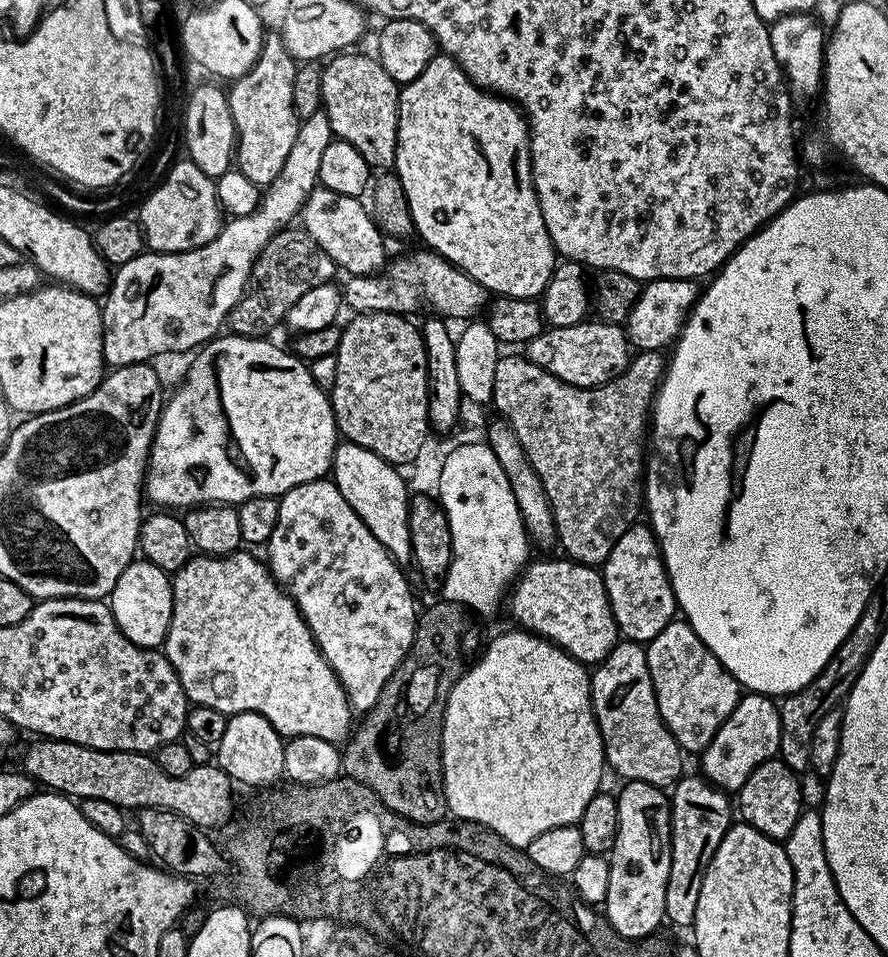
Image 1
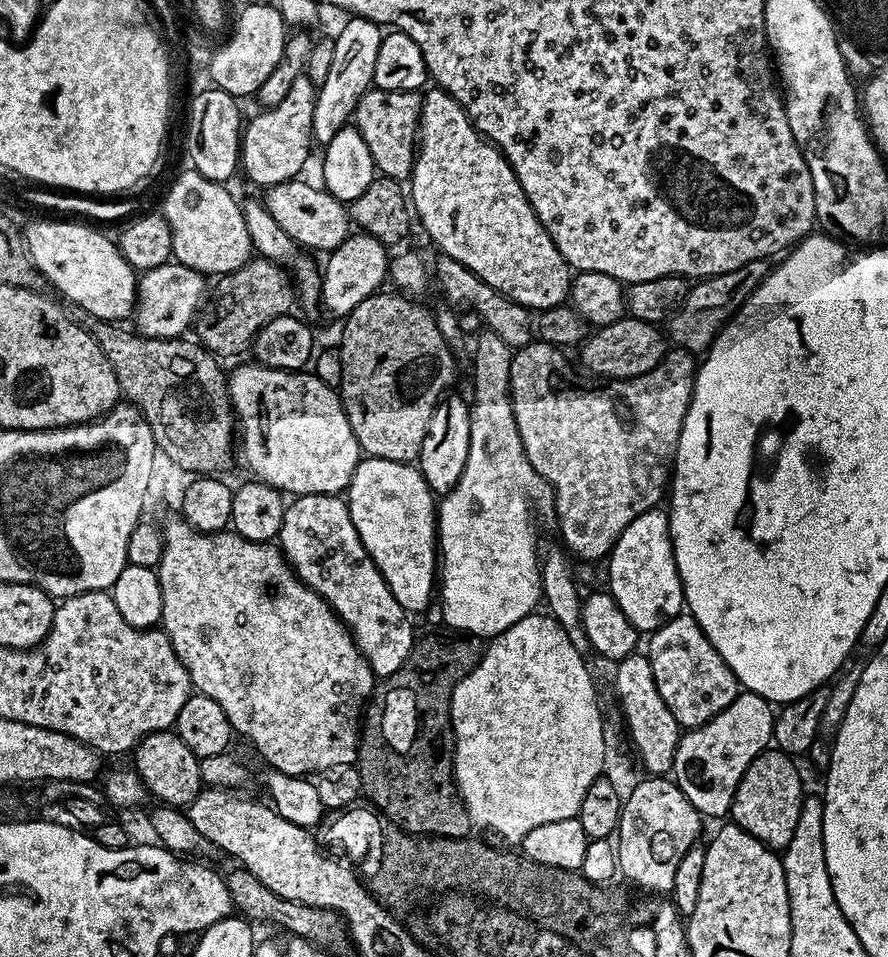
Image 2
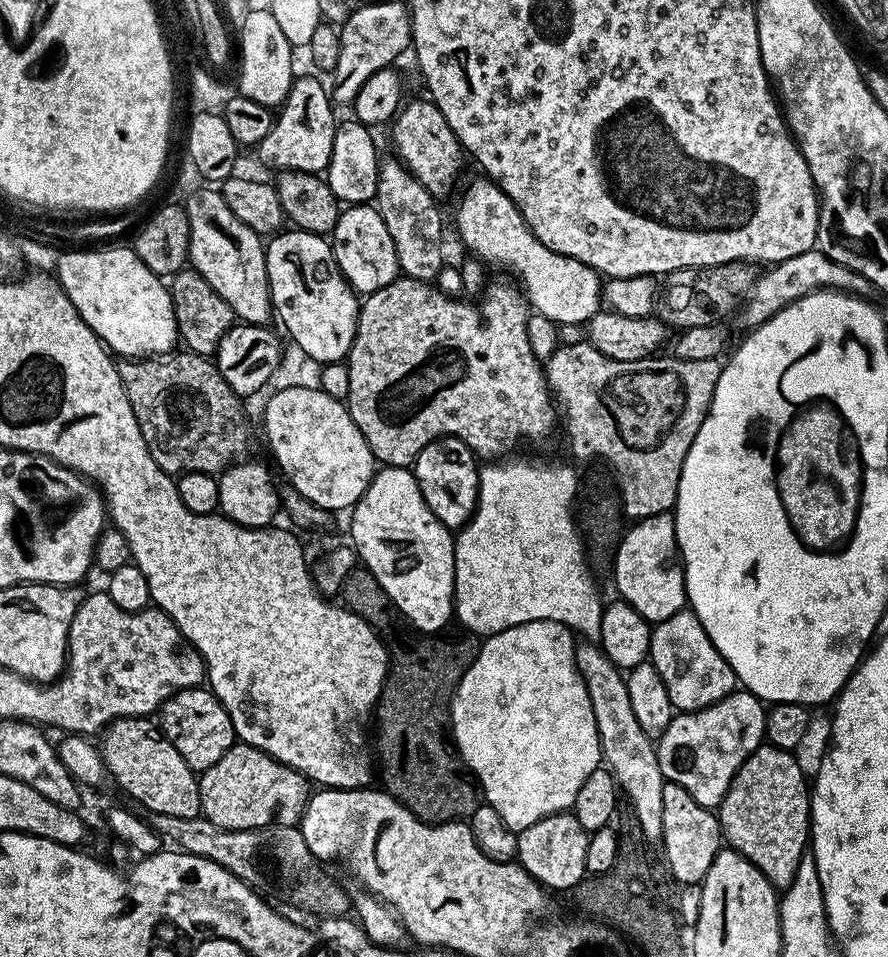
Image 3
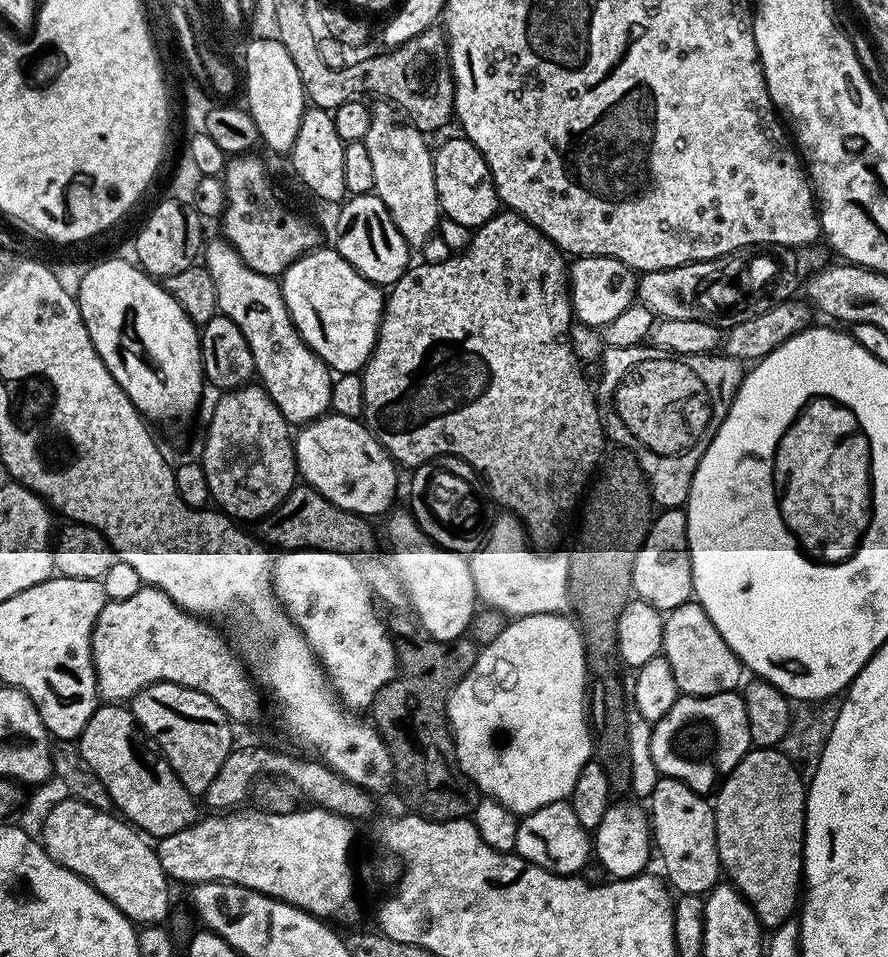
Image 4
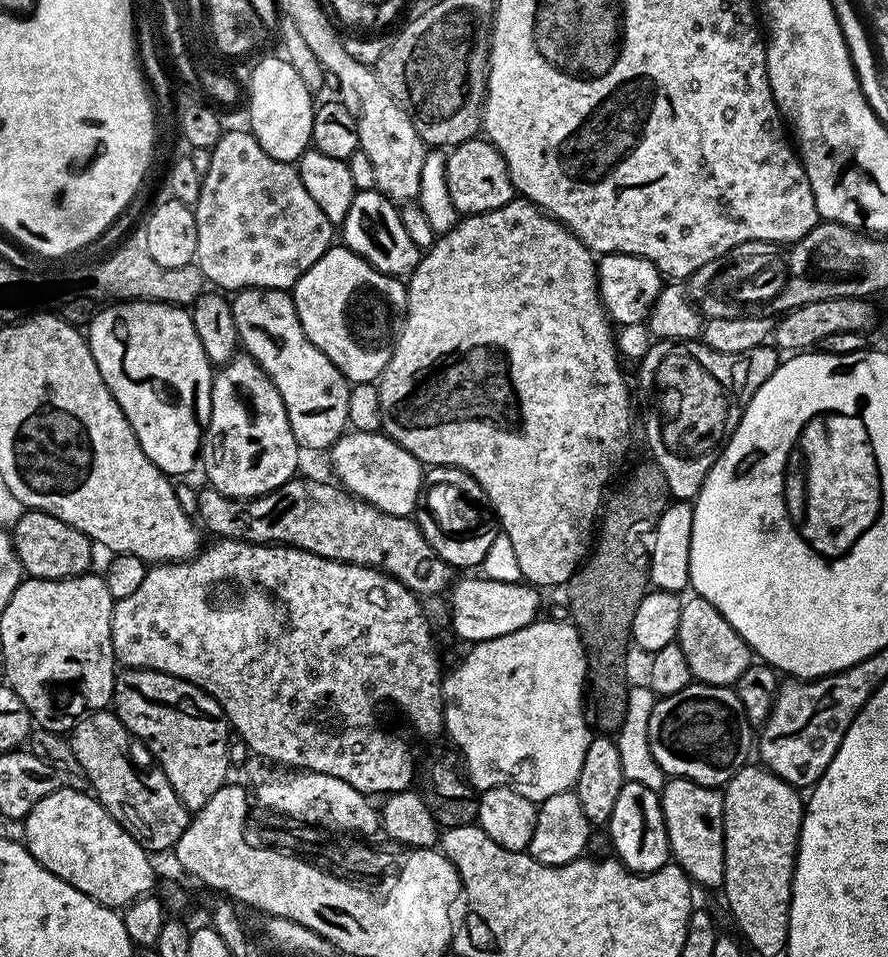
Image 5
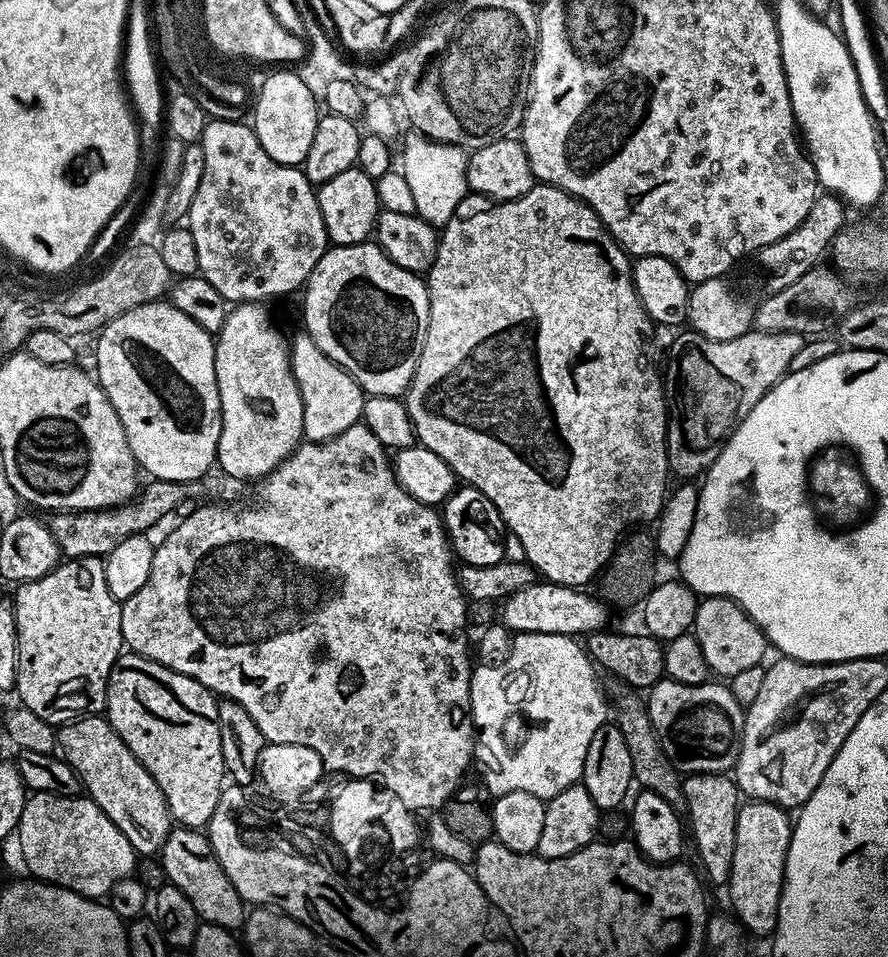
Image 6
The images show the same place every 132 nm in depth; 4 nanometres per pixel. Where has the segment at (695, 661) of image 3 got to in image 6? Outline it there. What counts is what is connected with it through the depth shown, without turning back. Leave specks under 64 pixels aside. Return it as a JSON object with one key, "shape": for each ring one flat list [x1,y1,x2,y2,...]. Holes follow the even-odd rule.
{"shape":[[705,596,696,605,694,635,706,662,713,673,720,678,730,678,741,670,750,670,750,666,764,664,764,655,770,652,770,645,764,631,753,622,739,604,725,596]]}

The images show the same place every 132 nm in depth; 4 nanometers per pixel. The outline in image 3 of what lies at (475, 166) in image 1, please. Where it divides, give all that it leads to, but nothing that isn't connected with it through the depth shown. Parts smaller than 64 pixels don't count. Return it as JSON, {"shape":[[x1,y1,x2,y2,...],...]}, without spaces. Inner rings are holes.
{"shape":[[479,179,469,182,456,208,456,228,460,231,461,242,472,248,471,255,485,265,508,267,522,285,529,305,535,311,537,308,546,319,553,320,553,325,587,325,588,319,602,308,600,273,574,258,542,246,542,242,538,242,538,238,528,228,518,206,510,202,500,186,490,179]]}

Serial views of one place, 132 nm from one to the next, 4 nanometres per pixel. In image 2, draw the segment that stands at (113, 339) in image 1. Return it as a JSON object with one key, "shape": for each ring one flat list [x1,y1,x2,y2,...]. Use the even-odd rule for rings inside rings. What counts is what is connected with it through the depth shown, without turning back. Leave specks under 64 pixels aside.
{"shape":[[352,16,347,20,349,21,341,28,340,32,338,34,335,33,333,37,335,42,333,64,330,65,330,71,326,74,326,80,322,85,319,85,317,89,311,126,313,141,320,146,328,144,330,140,334,138,334,134,349,123,349,120,355,113,357,102,360,101,361,97,371,87,374,61,378,58,378,49,384,37,381,27,373,23,372,20,362,19,360,16],[169,262,167,264,163,264,160,267,155,267,154,270,150,270,146,273,143,273,139,277,139,280,137,283,137,306,134,310,134,321,136,320,135,329,143,336,148,336,150,338,177,338,177,337,181,337,185,333,184,330,187,327,188,327,188,329,191,327,193,320,195,319,195,316,197,315,197,312,199,311,199,308,201,307,201,304,203,303,203,300,205,299,206,288,205,288,205,292,204,292,204,283,206,283,206,280,205,280,205,277,203,276,203,273,196,272,196,271,186,267,184,264,178,264,175,262]]}

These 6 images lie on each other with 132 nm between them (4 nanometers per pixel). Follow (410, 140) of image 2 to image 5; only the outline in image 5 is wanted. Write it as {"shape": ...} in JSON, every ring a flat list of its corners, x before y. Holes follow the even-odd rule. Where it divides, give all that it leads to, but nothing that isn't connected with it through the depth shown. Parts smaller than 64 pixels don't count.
{"shape":[[486,138,467,140,447,153,446,184,450,190,450,202,454,202,457,213,464,216,501,208,514,198,510,170,504,156]]}

